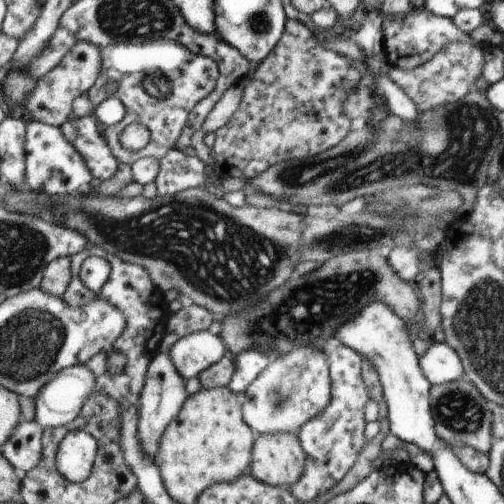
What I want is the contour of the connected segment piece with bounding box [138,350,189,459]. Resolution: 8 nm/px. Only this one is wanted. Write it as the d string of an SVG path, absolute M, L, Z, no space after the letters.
M169 350L167 352L163 351L162 354L152 360L148 376L146 376L144 390L140 395L138 434L145 455L156 459L165 432L172 425L173 420L179 417L188 398L187 382L177 371Z

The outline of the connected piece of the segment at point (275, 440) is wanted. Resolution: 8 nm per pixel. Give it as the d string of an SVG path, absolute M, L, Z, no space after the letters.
M297 433L261 435L252 456L250 474L260 482L285 489L300 482L308 462Z

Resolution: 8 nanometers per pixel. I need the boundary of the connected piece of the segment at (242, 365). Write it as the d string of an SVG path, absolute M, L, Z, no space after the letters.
M253 348L237 356L236 374L228 388L237 395L243 395L249 386L268 368L272 358L259 348Z

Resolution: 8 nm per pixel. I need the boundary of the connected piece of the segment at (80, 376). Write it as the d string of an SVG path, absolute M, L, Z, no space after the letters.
M78 364L70 366L67 369L61 370L57 377L41 389L35 398L37 421L43 428L59 428L66 426L74 427L76 418L81 414L83 406L88 401L88 398L95 394L95 386L97 378L95 374L87 368L87 365Z

